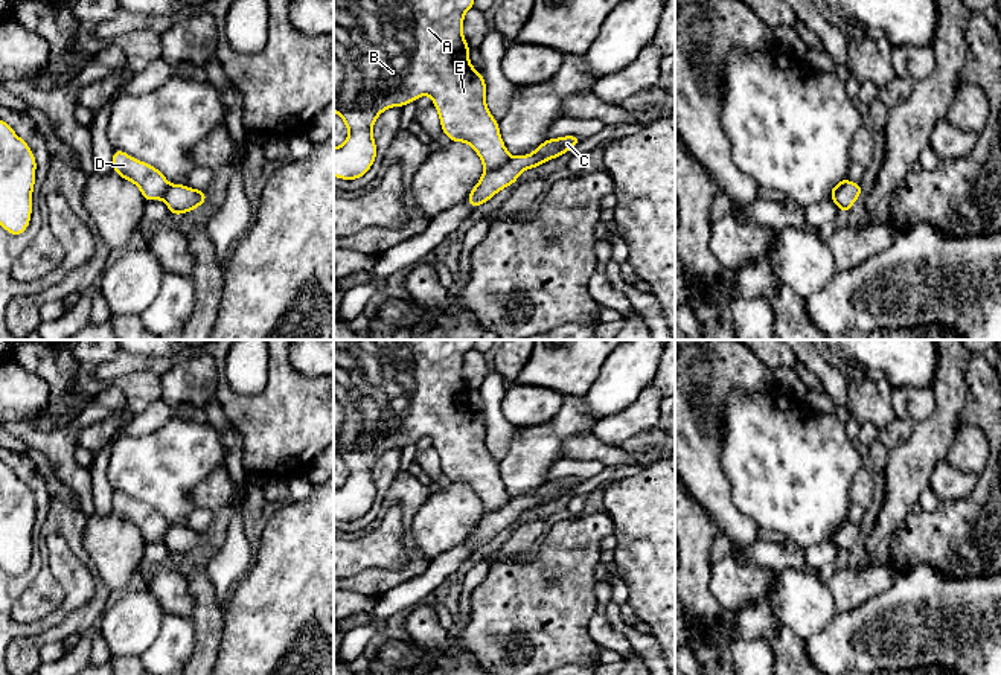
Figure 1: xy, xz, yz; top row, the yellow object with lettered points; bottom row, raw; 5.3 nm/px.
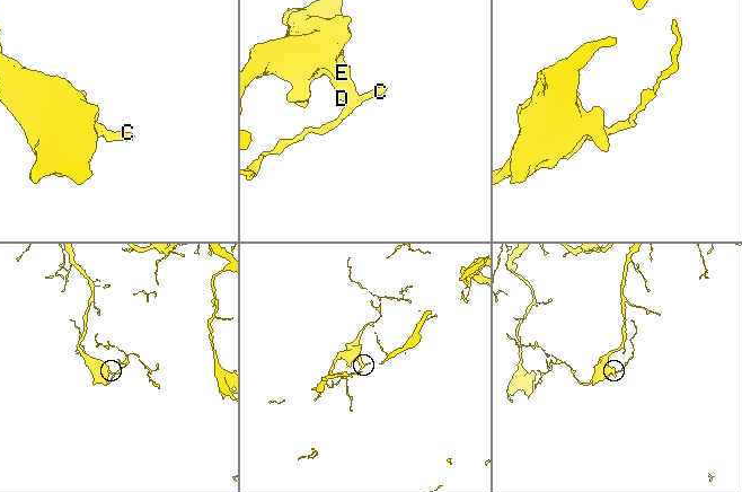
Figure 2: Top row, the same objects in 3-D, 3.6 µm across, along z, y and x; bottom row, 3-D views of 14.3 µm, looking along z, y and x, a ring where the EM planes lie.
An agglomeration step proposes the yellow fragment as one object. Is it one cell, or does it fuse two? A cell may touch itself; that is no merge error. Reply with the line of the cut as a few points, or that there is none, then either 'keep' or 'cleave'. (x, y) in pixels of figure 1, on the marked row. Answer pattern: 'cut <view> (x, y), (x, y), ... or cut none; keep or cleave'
cut xz (511, 157), (498, 168), (485, 172); cleave

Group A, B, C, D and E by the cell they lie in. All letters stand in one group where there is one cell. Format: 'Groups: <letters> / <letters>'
Groups: A B D E / C

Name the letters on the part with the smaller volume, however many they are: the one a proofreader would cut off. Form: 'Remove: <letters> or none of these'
Remove: C

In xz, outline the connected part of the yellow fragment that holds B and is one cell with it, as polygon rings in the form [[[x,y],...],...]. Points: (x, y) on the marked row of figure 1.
[[[334,0],[334,111],[349,130],[343,145],[334,148],[334,175],[341,180],[358,180],[373,165],[376,143],[372,128],[376,117],[390,107],[404,107],[428,94],[440,116],[442,131],[451,142],[471,145],[478,154],[485,172],[504,166],[510,154],[506,149],[498,120],[486,107],[483,73],[469,62],[469,46],[463,37],[463,17],[475,0]]]

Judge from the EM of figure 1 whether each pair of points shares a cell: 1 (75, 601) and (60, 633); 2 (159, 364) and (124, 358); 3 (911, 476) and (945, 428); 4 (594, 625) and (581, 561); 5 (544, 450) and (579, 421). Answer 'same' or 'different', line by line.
1: different
2: same
3: same
4: different
5: same

